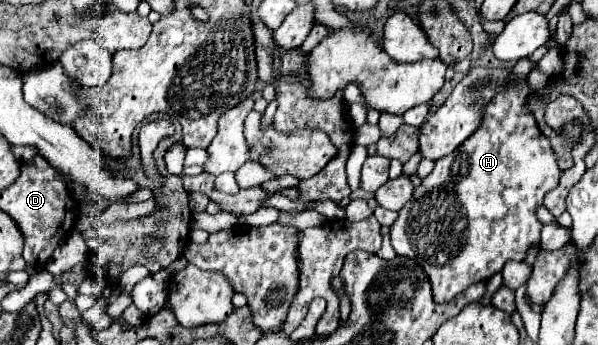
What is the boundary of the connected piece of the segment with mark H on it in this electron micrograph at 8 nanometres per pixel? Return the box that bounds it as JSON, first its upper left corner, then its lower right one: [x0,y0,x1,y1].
[391,58,561,302]

